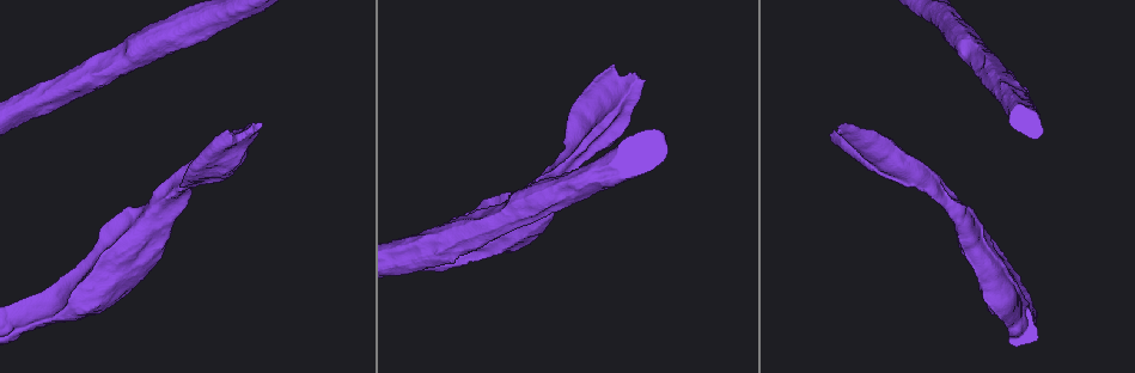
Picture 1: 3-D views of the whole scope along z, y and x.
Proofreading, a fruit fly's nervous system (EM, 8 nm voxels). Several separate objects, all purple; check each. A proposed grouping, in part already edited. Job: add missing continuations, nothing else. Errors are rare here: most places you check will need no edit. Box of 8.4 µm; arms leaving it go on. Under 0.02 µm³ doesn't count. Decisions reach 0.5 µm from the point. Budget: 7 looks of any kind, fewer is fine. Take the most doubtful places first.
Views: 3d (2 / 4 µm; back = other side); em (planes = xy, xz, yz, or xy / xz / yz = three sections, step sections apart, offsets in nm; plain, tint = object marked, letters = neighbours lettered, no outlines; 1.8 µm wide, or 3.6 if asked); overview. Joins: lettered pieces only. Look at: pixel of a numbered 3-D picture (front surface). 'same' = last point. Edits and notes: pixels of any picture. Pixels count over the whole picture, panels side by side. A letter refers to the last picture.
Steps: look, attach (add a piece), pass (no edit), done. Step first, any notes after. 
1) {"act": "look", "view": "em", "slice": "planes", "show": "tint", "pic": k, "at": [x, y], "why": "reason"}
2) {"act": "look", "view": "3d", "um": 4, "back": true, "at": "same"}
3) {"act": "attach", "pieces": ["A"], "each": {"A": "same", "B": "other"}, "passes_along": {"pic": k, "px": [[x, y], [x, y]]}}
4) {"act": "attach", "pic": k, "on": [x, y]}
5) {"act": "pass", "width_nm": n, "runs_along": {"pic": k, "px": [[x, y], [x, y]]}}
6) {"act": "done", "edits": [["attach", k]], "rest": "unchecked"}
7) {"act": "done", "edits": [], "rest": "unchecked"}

{"act": "look", "view": "3d", "um": 2, "pic": 1, "at": [882, 174], "why": "an open end"}

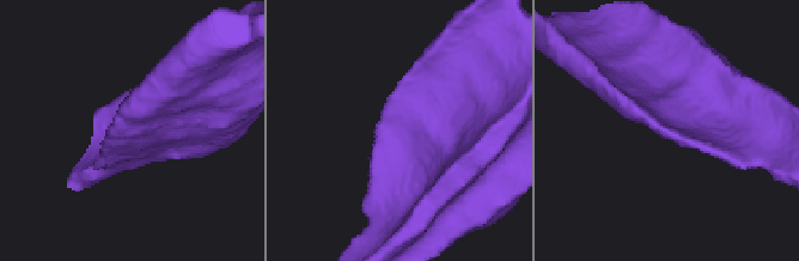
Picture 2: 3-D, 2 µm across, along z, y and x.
{"act": "look", "view": "em", "slice": "yz", "step": 8, "show": "tint", "pic": 2, "at": [107, 135], "why": "shape alone is not enough"}

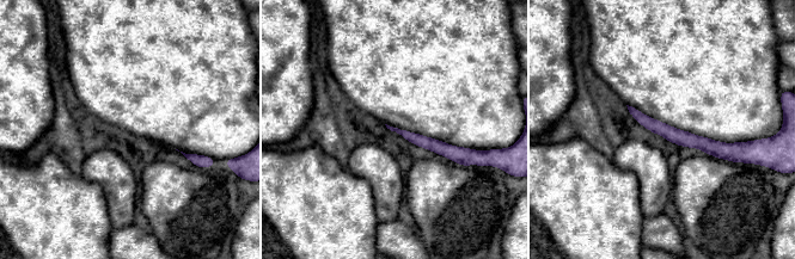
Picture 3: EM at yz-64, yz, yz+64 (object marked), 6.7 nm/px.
{"act": "look", "view": "em", "slice": "planes", "show": "letters", "at": "same", "why": "another direction"}

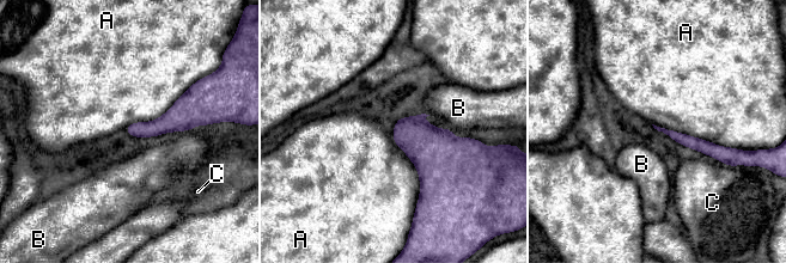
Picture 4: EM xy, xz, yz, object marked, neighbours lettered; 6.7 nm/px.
{"act": "pass", "each": {"A": "other", "B": "other", "C": "other"}, "border": {"pic": 4, "px": [[652, 123], [723, 146], [743, 150]]}, "found": "none of them fits"}

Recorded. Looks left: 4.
{"act": "look", "view": "3d", "um": 4, "back": true, "pic": 1, "at": [262, 124], "why": "free end"}

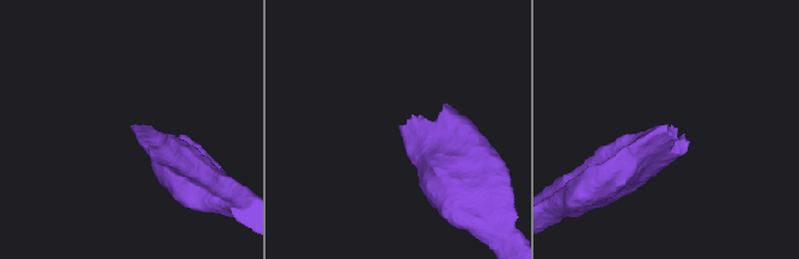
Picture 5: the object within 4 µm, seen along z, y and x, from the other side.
{"act": "look", "view": "em", "slice": "yz", "step": 4, "show": "letters", "pic": 5, "at": [135, 124], "why": "now the EM"}

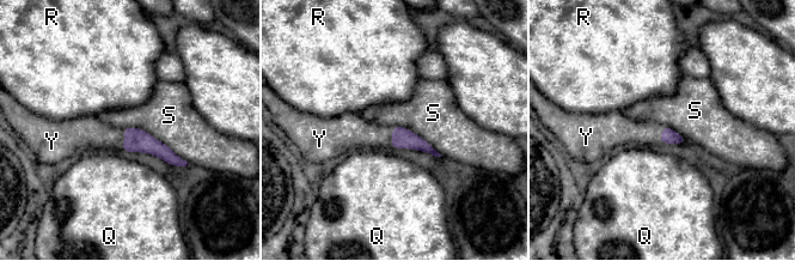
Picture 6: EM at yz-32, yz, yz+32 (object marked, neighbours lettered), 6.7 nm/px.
{"act": "attach", "pieces": ["Y"], "longest_contact_nm": ["S", 500], "each": {"Q": "other", "R": "other", "S": "other", "Y": "same"}, "passes_along": {"pic": 6, "px": [[135, 140], [124, 138], [89, 134]]}, "found": "it goes on there"}

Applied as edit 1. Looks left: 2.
{"act": "done", "edits": [["attach", 6]], "rest": "unchecked"}

